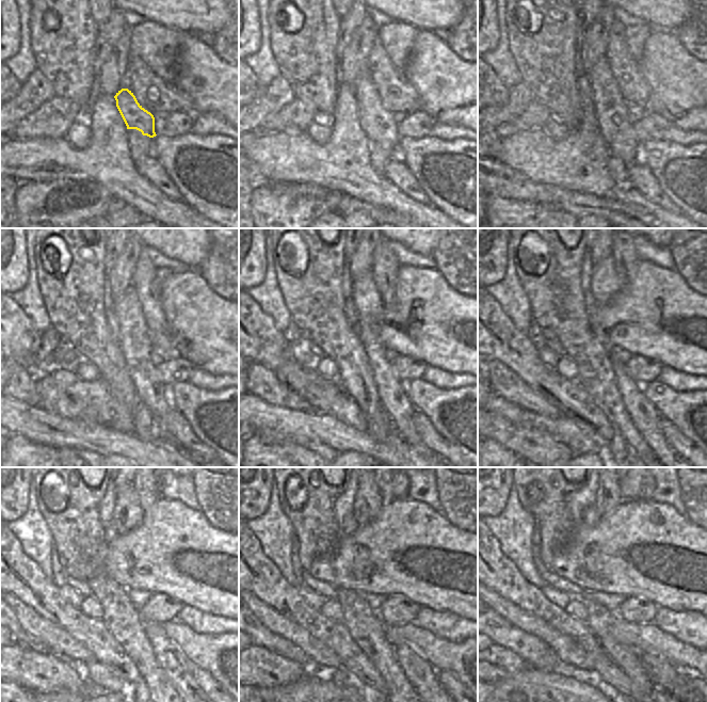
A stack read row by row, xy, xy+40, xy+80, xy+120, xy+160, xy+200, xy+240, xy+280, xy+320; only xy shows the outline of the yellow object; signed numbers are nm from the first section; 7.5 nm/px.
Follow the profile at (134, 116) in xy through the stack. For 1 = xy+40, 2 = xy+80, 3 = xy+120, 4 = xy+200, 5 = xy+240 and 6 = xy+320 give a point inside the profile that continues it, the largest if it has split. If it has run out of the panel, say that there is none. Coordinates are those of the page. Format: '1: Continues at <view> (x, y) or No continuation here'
1: Continues at xy+40 (379, 125)
2: Continues at xy+80 (611, 110)
3: Continues at xy+120 (133, 339)
4: Continues at xy+200 (645, 417)
5: Continues at xy+240 (170, 657)
6: Continues at xy+320 (667, 676)

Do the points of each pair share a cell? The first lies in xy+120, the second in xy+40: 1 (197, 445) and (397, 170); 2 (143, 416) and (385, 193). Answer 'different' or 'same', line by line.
1: same
2: different

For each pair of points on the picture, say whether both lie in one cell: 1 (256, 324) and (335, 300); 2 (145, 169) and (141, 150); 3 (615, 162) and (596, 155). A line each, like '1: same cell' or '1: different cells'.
1: different cells
2: different cells
3: different cells

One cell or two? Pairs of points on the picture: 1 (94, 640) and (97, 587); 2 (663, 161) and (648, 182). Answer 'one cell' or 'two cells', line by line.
1: two cells
2: two cells

